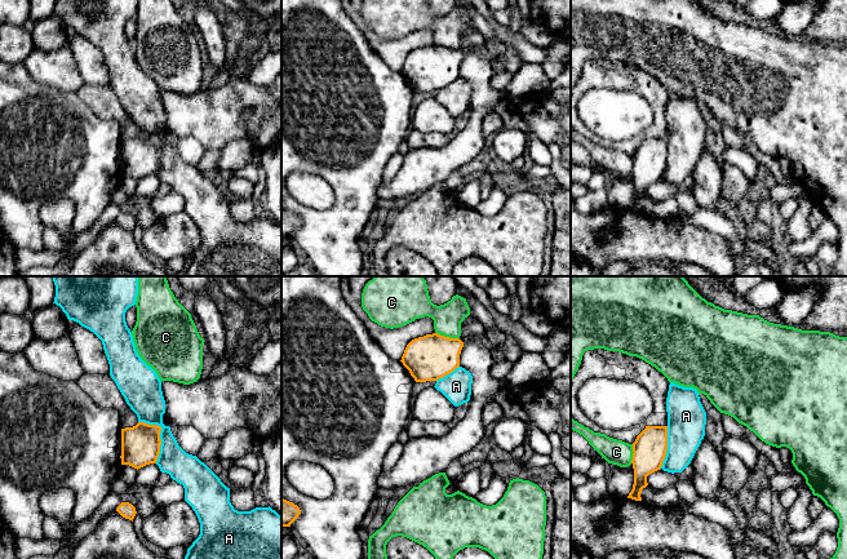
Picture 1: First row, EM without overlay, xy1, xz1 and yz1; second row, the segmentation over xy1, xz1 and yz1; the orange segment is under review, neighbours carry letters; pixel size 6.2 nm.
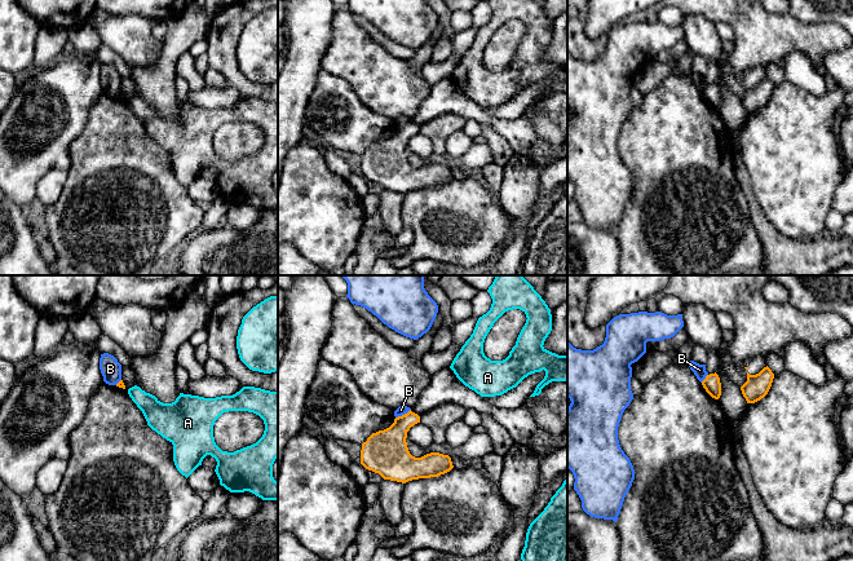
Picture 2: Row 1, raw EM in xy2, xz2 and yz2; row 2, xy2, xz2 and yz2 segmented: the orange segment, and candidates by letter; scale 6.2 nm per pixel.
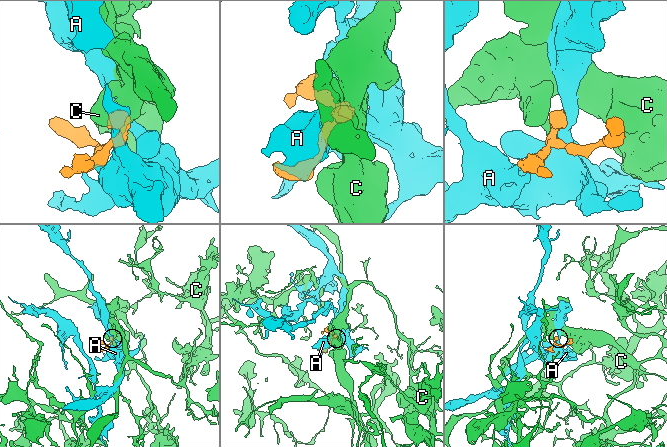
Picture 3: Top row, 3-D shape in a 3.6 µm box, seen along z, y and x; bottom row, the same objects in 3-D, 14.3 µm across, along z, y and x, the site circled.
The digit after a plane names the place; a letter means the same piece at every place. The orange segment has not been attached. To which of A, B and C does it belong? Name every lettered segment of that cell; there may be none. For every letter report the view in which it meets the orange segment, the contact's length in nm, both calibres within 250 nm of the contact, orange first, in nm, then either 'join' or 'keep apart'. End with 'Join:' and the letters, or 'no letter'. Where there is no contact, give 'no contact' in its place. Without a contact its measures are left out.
A: meets orange in xy1; contact 280 nm long; 240 nm thick on the orange side, 220 nm on the other; keep apart
B: meets orange in xz2; contact 110 nm long; 280 nm thick on the orange side, 60 nm on the other; keep apart
C: meets orange in xz1; contact 160 nm long; 280 nm thick on the orange side, 180 nm on the other; keep apart
Join: no letter

